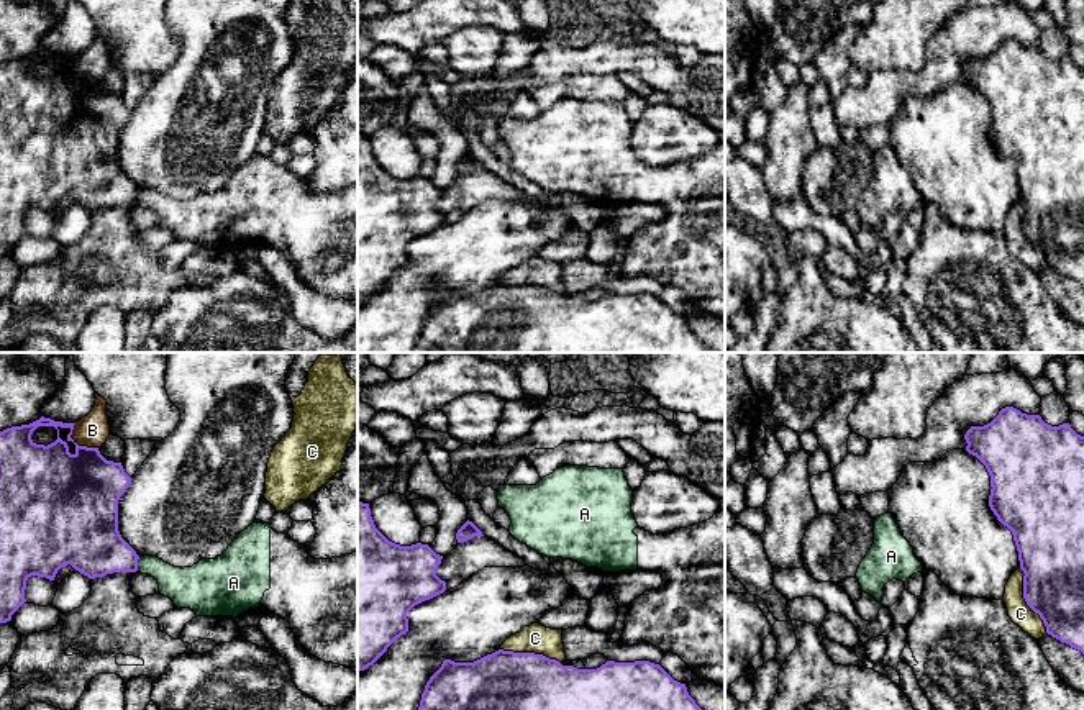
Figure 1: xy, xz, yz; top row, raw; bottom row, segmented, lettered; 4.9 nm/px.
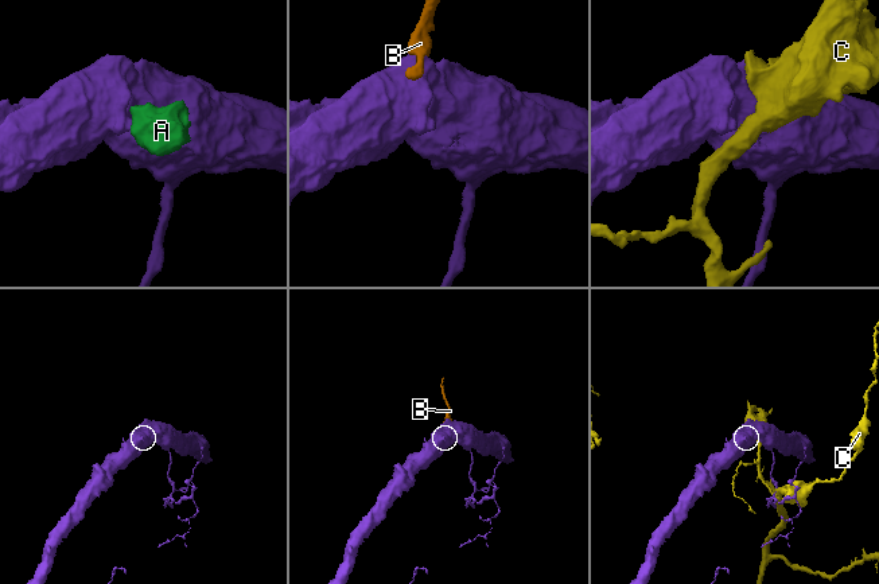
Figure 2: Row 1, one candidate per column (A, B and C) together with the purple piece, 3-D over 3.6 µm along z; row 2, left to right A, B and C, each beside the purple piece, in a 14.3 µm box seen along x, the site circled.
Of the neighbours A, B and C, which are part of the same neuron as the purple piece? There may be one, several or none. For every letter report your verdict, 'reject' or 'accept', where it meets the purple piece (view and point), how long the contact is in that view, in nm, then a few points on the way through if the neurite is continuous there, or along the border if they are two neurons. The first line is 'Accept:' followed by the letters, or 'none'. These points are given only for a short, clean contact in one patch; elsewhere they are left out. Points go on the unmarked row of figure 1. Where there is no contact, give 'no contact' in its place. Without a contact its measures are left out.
Accept: none
A: reject; meets purple in xy at (136, 197); contact 70 nm long; border along xy (140, 191), (136, 202)
B: reject; meets purple in xy at (76, 76); contact 170 nm long
C: reject; meets purple in yz at (1025, 233); contact 340 nm long

